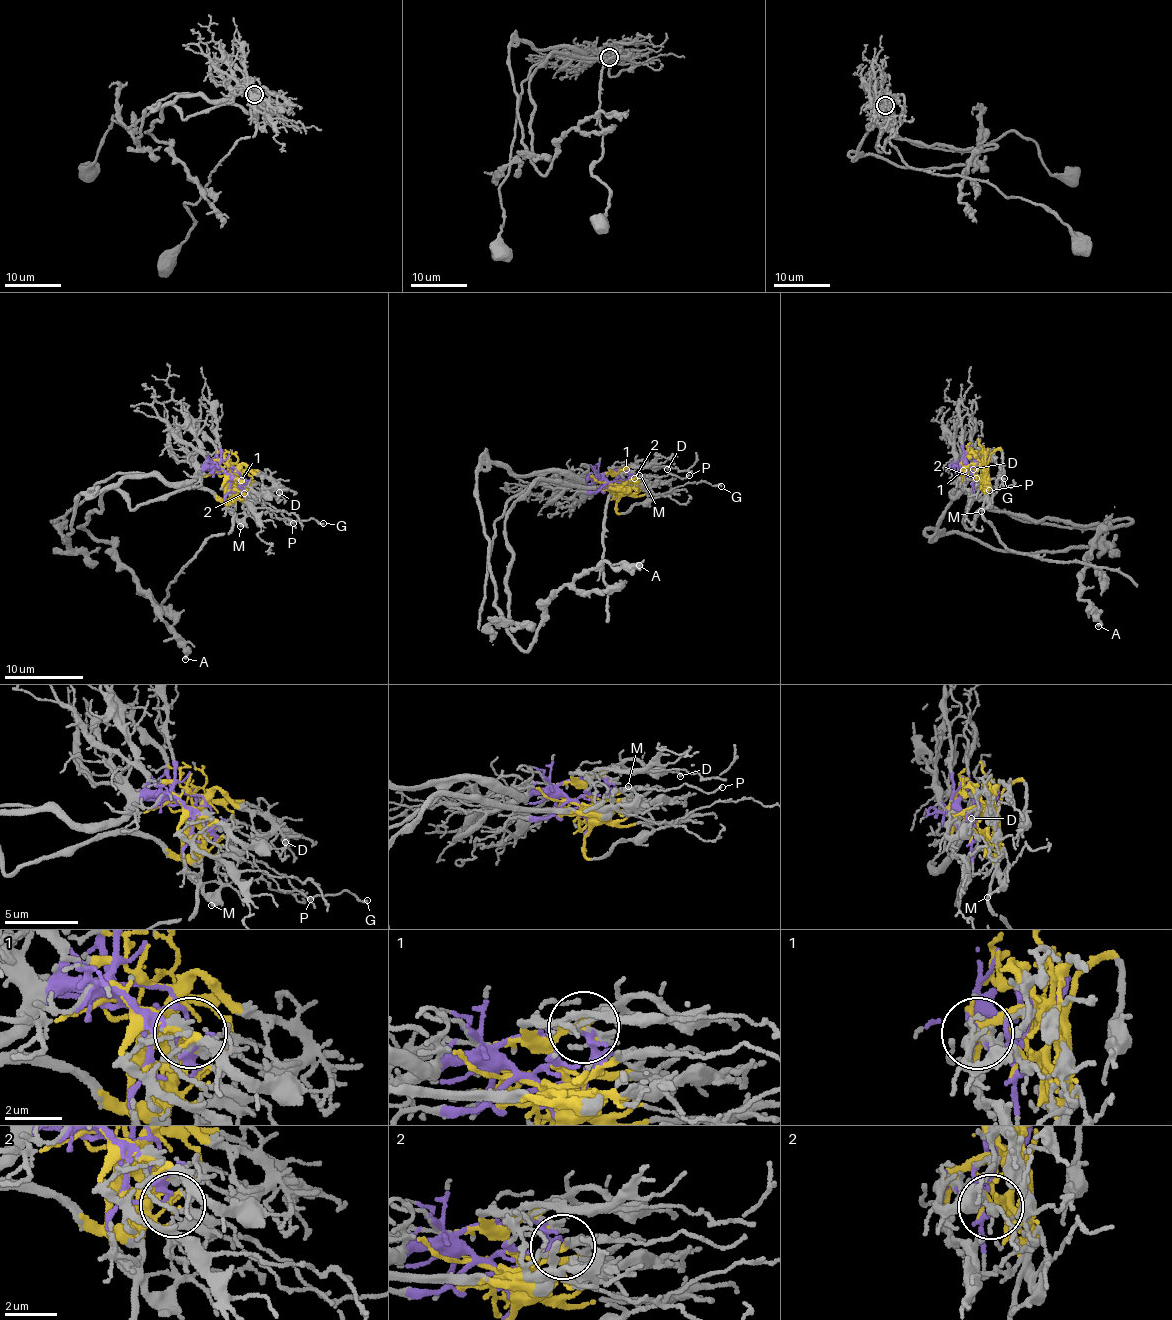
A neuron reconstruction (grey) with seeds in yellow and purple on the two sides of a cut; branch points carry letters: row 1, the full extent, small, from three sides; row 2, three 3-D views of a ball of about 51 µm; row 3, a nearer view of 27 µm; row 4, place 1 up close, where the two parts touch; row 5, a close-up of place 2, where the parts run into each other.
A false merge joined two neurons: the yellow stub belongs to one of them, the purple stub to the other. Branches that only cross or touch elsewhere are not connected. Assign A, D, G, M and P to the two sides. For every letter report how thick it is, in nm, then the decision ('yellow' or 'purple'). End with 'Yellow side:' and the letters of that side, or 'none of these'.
A: 240 nm thick; yellow
D: 140 nm thick; yellow
G: 130 nm thick; yellow
M: 150 nm thick; yellow
P: 80 nm thick; yellow
Yellow side: A, D, G, M, P

